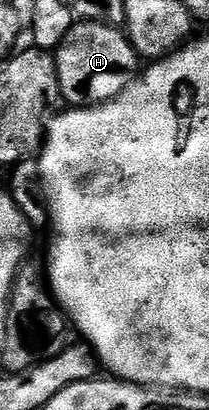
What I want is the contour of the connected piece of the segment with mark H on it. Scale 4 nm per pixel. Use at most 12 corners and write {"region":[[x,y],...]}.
{"region":[[75,21],[56,51],[70,108],[123,94],[140,59],[119,27]]}

